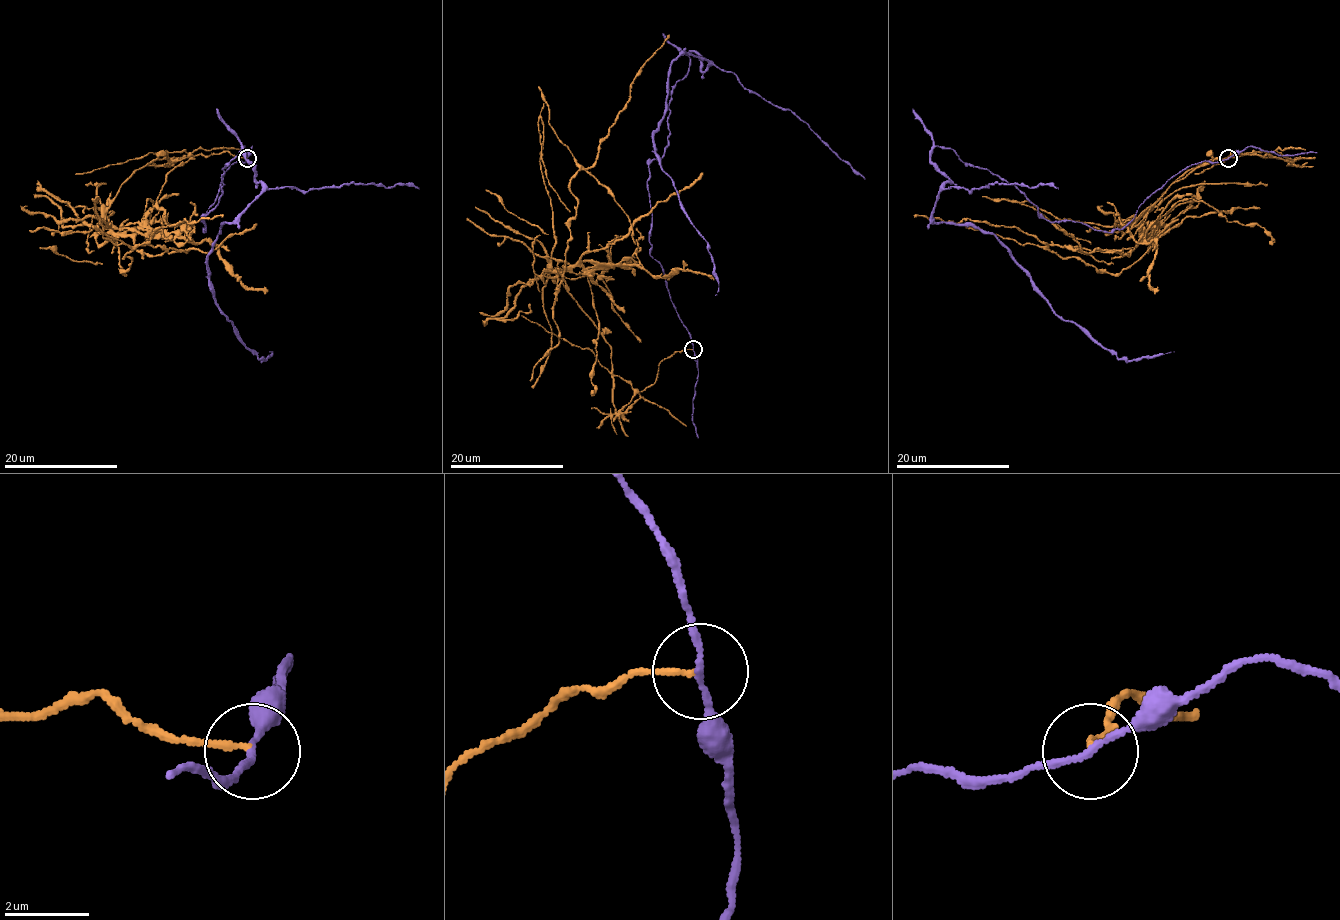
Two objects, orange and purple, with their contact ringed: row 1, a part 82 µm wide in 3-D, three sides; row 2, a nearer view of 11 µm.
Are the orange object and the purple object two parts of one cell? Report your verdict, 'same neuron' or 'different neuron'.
different neuron

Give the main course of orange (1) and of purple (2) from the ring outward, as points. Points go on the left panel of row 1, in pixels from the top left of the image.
1: (247, 159), (166, 153), (102, 224), (160, 255), (183, 251), (142, 244), (160, 227), (223, 217)
2: (247, 159), (226, 170), (206, 232), (203, 218), (243, 146), (261, 193), (220, 227), (209, 288), (269, 351)

